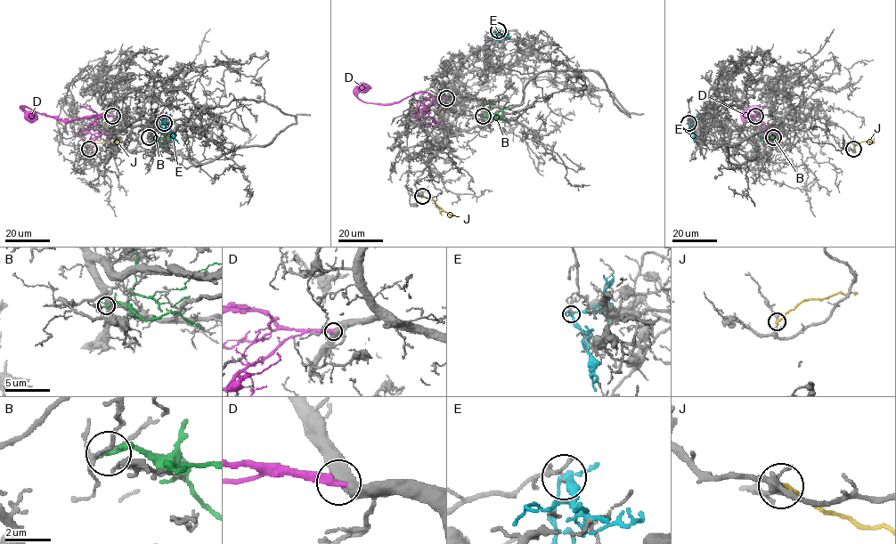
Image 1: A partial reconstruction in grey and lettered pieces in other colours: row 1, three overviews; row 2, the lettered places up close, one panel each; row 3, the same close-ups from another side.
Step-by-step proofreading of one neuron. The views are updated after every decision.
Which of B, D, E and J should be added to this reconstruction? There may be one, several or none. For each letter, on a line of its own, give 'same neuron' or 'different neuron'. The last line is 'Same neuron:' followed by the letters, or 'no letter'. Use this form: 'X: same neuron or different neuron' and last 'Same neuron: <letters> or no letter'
B: different neuron
D: different neuron
E: different neuron
J: different neuron
Same neuron: no letter

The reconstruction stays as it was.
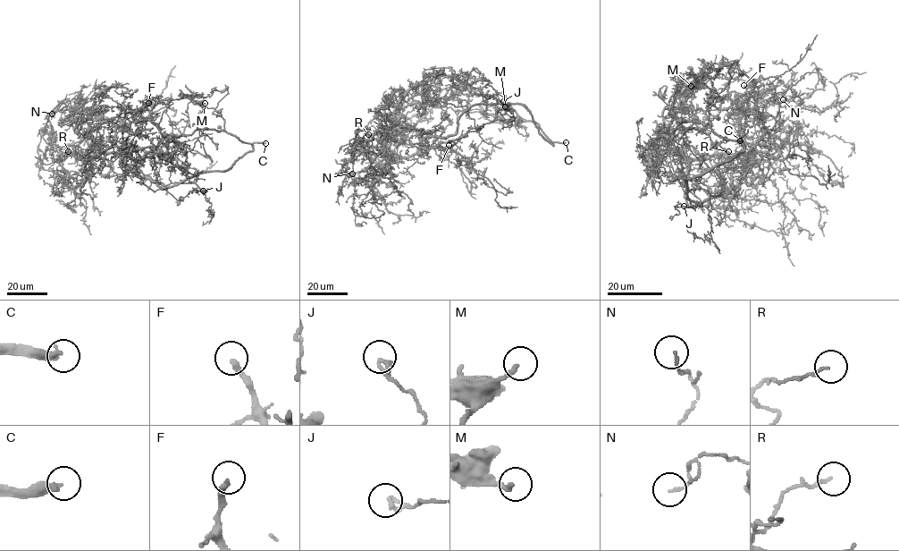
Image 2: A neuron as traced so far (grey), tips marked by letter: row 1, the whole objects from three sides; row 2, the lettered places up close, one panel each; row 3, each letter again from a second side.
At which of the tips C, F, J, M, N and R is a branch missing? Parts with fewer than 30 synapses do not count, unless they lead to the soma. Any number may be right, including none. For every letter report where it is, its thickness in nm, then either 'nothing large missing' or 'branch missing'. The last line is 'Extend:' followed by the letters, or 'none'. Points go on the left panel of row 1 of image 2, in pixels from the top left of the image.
C: place (265, 143); calibre 320 nm; branch missing
F: place (148, 103); calibre 240 nm; branch missing
J: place (203, 190); calibre 240 nm; nothing large missing
M: place (205, 103); calibre 200 nm; nothing large missing
N: place (52, 114); calibre 100 nm; nothing large missing
R: place (68, 151); calibre 130 nm; branch missing
Extend: C, F, R

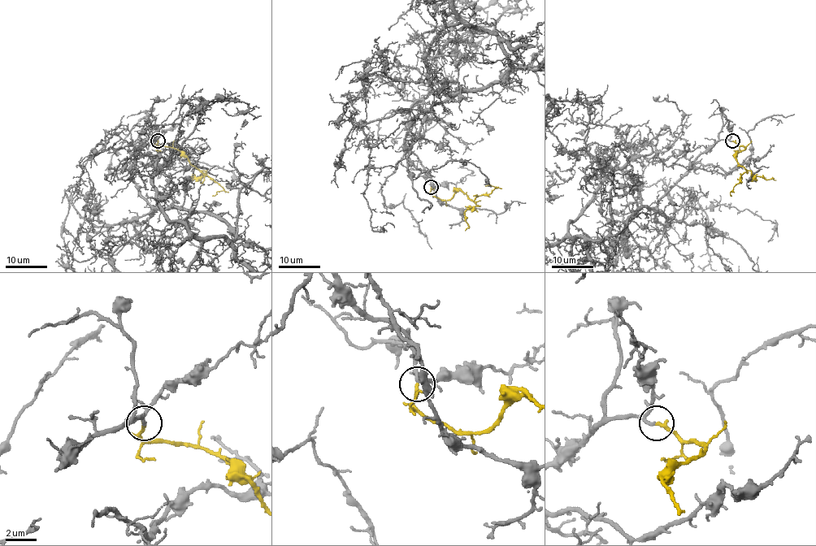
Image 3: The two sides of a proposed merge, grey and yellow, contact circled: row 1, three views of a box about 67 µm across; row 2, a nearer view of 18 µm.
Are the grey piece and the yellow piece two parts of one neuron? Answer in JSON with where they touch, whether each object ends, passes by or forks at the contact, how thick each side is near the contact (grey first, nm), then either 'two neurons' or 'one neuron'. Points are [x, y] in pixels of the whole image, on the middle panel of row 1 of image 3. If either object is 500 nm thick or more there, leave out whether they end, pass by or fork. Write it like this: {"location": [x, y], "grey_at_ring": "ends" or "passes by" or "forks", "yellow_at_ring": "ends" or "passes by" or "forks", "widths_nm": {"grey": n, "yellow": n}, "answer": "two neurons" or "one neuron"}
{"location": [431, 187], "grey_at_ring": "passes by", "yellow_at_ring": "ends", "widths_nm": {"grey": 180, "yellow": 240}, "answer": "one neuron"}

